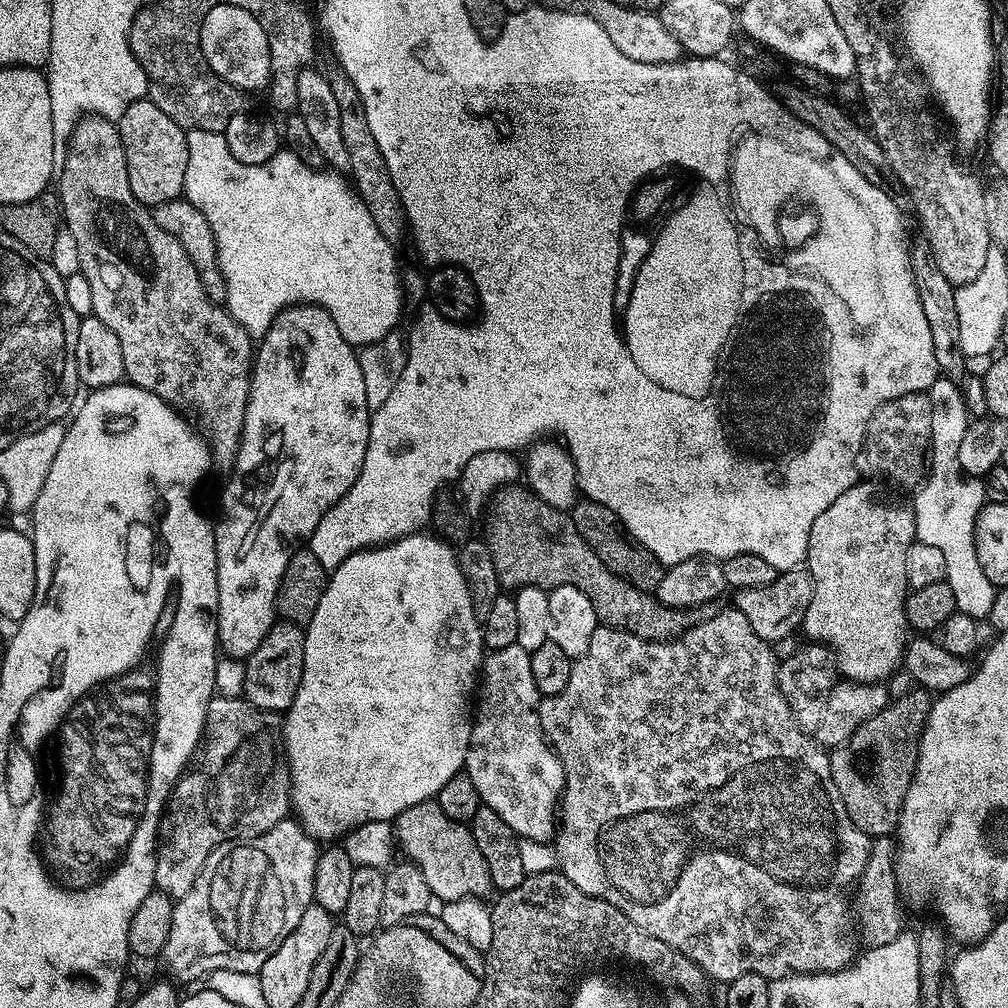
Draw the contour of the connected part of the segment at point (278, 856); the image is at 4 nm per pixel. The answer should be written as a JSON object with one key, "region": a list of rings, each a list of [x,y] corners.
{"region":[[[285,818],[282,822],[278,822],[278,826],[274,826],[257,836],[246,836],[242,840],[227,840],[225,844],[219,844],[206,858],[204,869],[198,874],[194,886],[190,886],[190,894],[186,894],[181,900],[173,903],[173,921],[170,923],[169,937],[166,938],[162,951],[164,964],[168,967],[169,974],[173,976],[171,979],[173,981],[196,979],[199,981],[214,970],[259,973],[262,962],[266,962],[266,958],[270,958],[270,954],[274,954],[274,950],[278,950],[278,946],[282,946],[282,942],[286,942],[286,938],[292,933],[294,926],[298,926],[302,914],[306,914],[306,910],[314,903],[312,895],[314,894],[314,866],[317,855],[317,841],[313,840],[304,831],[304,828],[292,818]]]}

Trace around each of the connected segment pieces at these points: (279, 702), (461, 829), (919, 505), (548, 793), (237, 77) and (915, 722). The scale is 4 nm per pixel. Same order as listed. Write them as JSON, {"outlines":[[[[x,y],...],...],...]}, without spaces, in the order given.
{"outlines":[[[[277,622],[262,638],[258,650],[250,654],[245,663],[245,688],[243,699],[267,712],[283,714],[288,711],[294,694],[298,694],[298,682],[302,682],[304,665],[304,628],[298,624]]],[[[435,799],[423,800],[422,802],[418,802],[418,806],[410,806],[410,810],[402,810],[402,814],[397,816],[394,821],[394,840],[399,847],[400,844],[404,847],[404,852],[408,855],[405,857],[407,857],[411,863],[418,865],[418,867],[422,870],[422,874],[426,878],[426,886],[430,886],[432,895],[437,901],[440,900],[440,902],[447,902],[450,900],[461,900],[467,896],[484,898],[487,897],[487,892],[491,893],[493,891],[490,870],[486,870],[486,858],[482,858],[482,854],[478,851],[478,842],[474,842],[471,827],[469,827],[467,823],[458,820],[451,820],[451,818],[442,810],[442,806],[436,803]]],[[[971,476],[968,479],[968,492],[932,492],[932,488],[928,488],[926,492],[920,488],[915,496],[912,509],[915,514],[916,540],[938,546],[945,555],[945,581],[954,592],[957,611],[977,620],[989,617],[997,589],[982,571],[973,534],[977,514],[986,502],[983,481],[979,477]]],[[[518,643],[502,650],[489,651],[482,661],[478,684],[479,700],[474,708],[472,737],[466,750],[463,771],[470,782],[474,782],[481,805],[494,810],[494,814],[498,814],[498,818],[502,818],[502,822],[506,822],[517,837],[551,841],[558,831],[558,805],[564,795],[564,767],[540,727],[542,697],[534,686],[534,674],[530,674],[530,654]]],[[[221,2],[206,14],[206,18],[202,18],[200,49],[214,74],[218,74],[225,85],[232,87],[233,84],[234,87],[245,88],[248,92],[269,87],[272,63],[266,30],[262,30],[260,19],[250,14],[250,10],[242,10],[240,4],[230,6]]],[[[915,690],[916,692],[908,692],[901,700],[893,699],[888,707],[883,708],[878,714],[874,714],[874,718],[870,718],[862,726],[858,726],[858,730],[848,739],[847,744],[840,745],[831,753],[831,770],[834,778],[834,786],[838,786],[838,794],[842,794],[842,802],[846,806],[846,814],[850,814],[850,818],[854,822],[854,826],[858,826],[858,830],[862,830],[870,838],[888,838],[897,831],[900,823],[900,812],[905,808],[904,799],[906,798],[906,790],[910,790],[910,782],[912,775],[916,769],[916,759],[918,758],[918,750],[920,749],[920,735],[924,733],[924,723],[928,721],[928,712],[932,708],[933,697],[927,691]]]]}

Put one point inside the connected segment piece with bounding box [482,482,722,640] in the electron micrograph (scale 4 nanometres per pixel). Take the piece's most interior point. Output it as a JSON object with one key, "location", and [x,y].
{"location":[534,545]}

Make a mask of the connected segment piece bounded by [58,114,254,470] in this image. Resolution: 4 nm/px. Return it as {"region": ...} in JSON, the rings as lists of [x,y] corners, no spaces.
{"region":[[[95,114],[81,115],[74,127],[72,135],[68,138],[68,149],[66,150],[66,162],[64,169],[58,174],[58,199],[62,209],[62,220],[66,225],[66,230],[74,234],[74,242],[78,242],[78,262],[80,263],[79,272],[90,282],[90,290],[94,297],[94,310],[92,315],[97,316],[114,334],[118,334],[118,342],[122,342],[122,358],[124,359],[124,374],[131,383],[137,384],[142,390],[150,390],[158,394],[158,398],[167,401],[173,406],[180,406],[180,403],[189,404],[194,411],[200,415],[199,427],[203,435],[210,441],[212,458],[217,469],[231,469],[232,463],[236,461],[238,446],[240,445],[240,435],[242,426],[246,418],[246,402],[248,401],[248,381],[252,375],[252,362],[254,359],[254,341],[251,336],[246,334],[246,330],[238,323],[234,322],[232,315],[228,313],[227,307],[214,303],[204,290],[204,283],[194,270],[194,262],[182,250],[182,242],[174,238],[174,234],[166,234],[158,222],[154,222],[149,205],[138,202],[134,198],[134,190],[130,190],[130,178],[126,170],[126,150],[122,146],[120,129],[113,121],[107,120],[104,116]]]}

